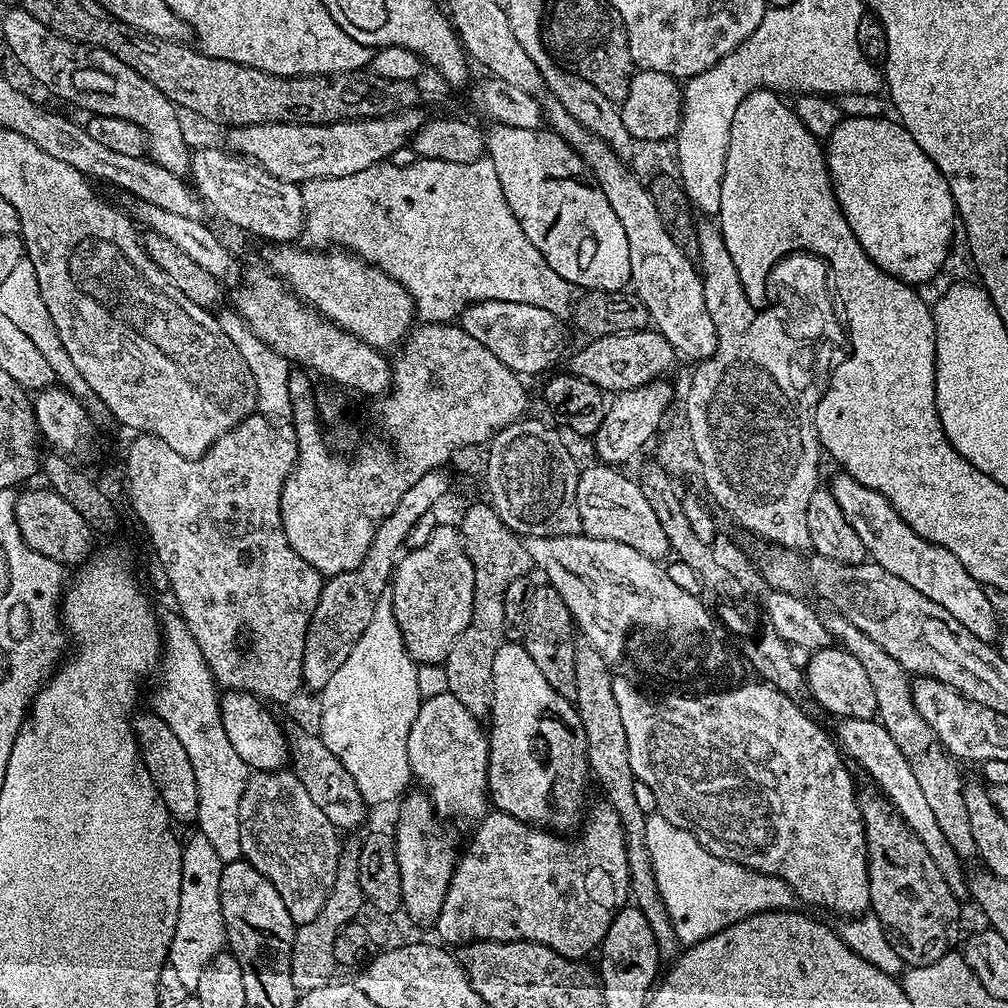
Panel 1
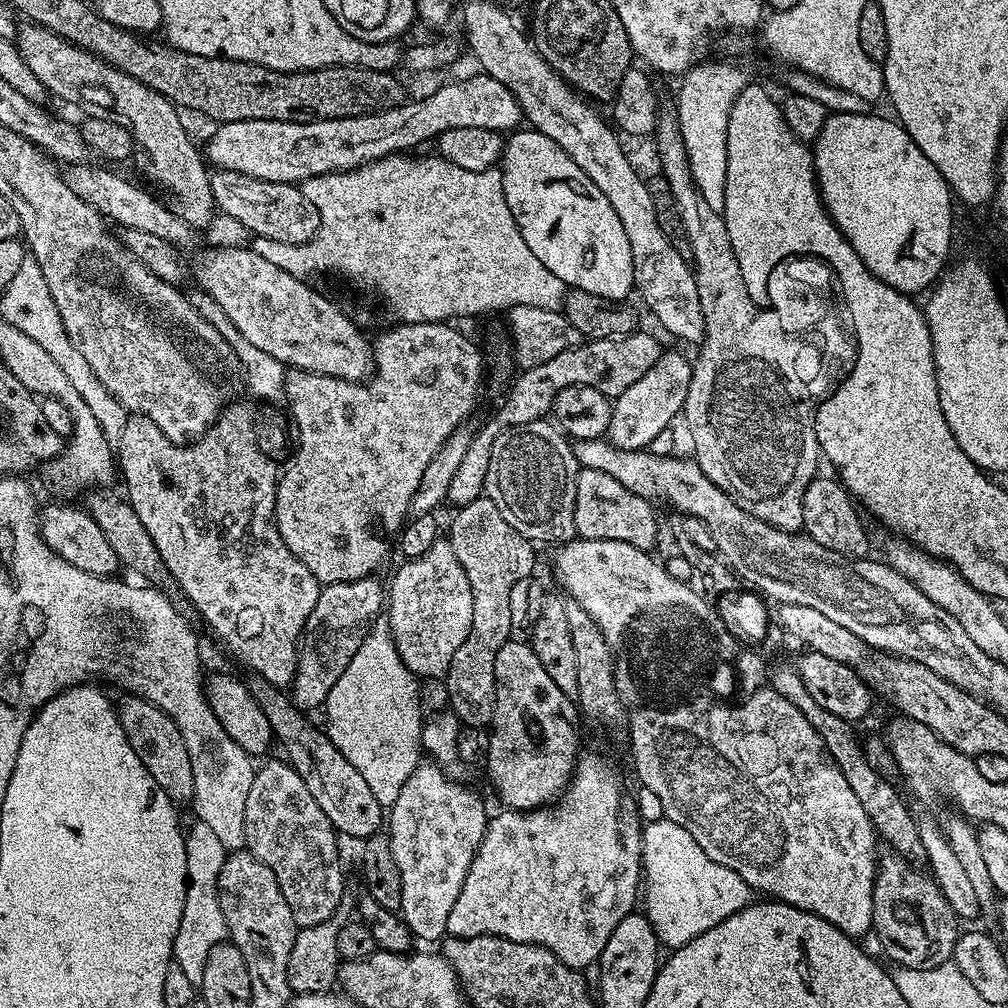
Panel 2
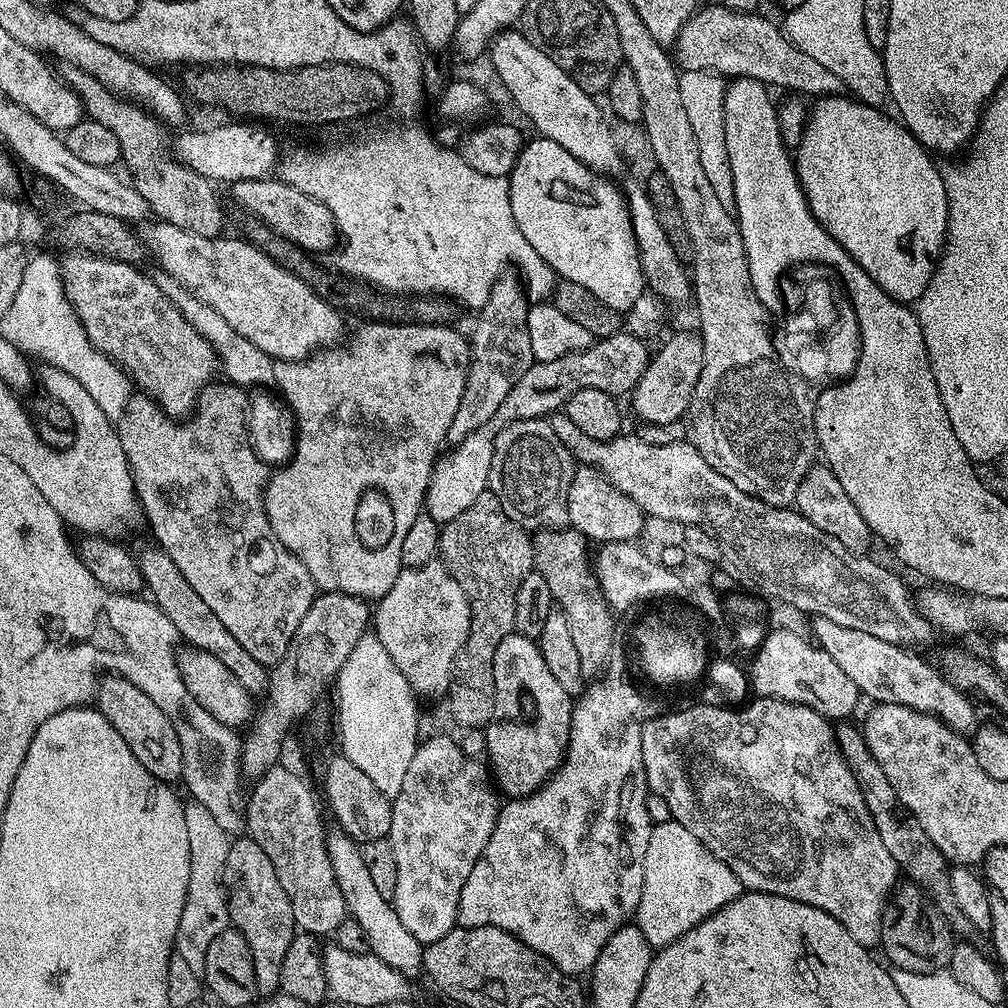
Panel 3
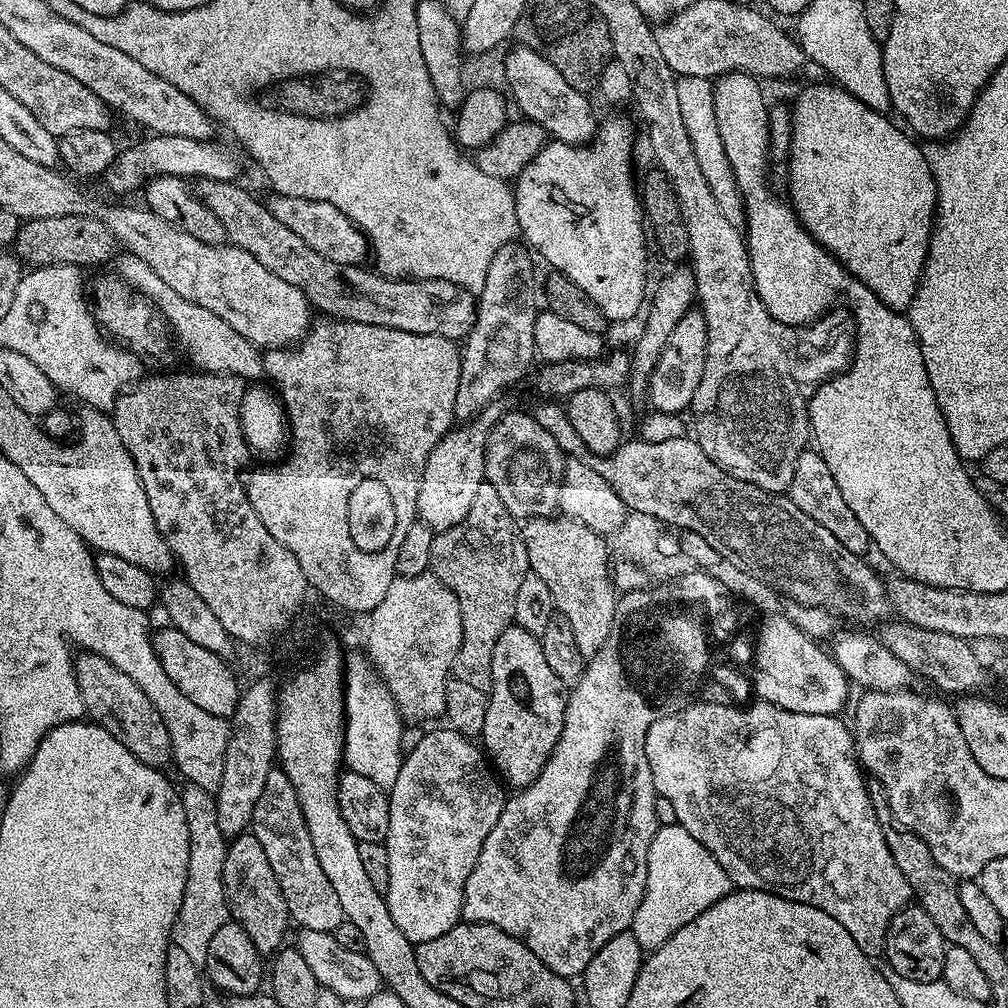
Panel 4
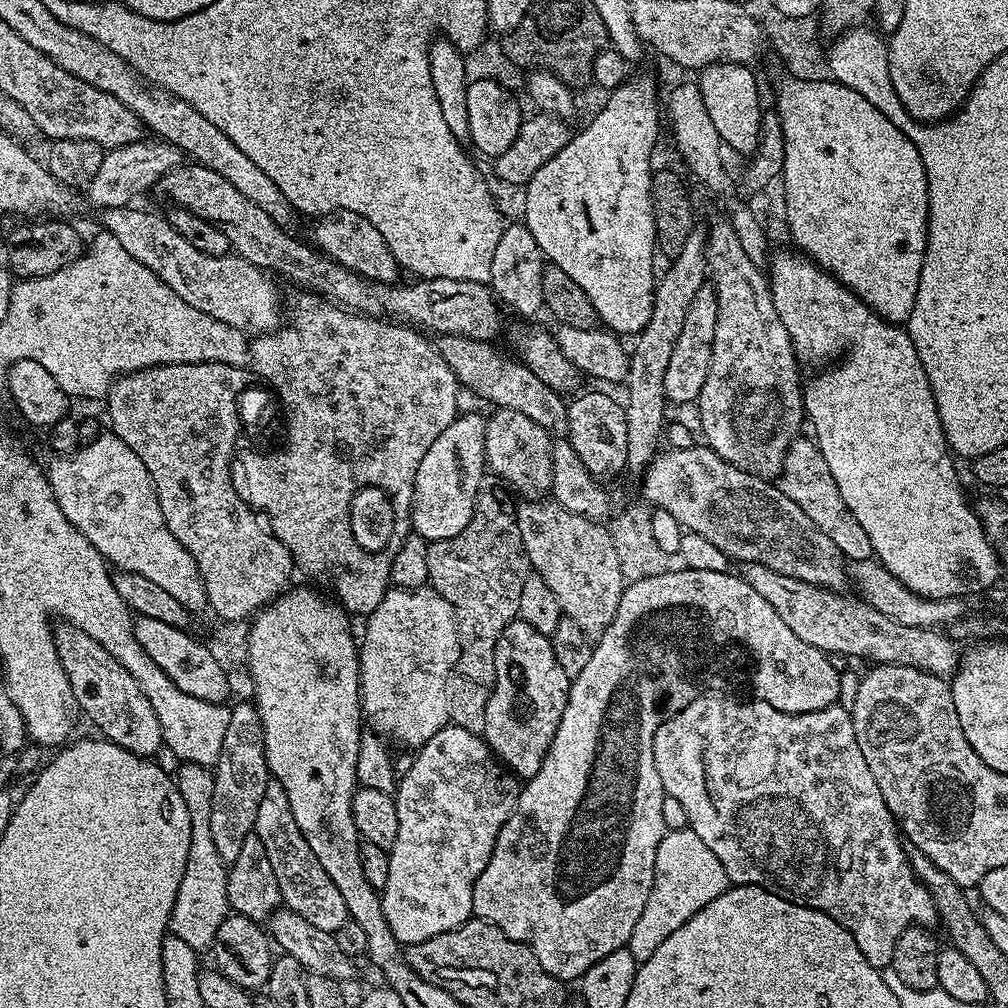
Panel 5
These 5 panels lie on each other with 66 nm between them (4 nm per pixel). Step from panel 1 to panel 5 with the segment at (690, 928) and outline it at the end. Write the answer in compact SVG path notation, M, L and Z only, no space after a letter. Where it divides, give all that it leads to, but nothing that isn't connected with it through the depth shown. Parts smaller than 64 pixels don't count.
M691 828L665 831L662 842L658 842L658 854L654 858L654 886L646 898L646 906L642 906L642 915L634 926L634 934L630 934L627 950L634 954L637 962L642 962L678 930L702 906L714 902L730 887L726 870L722 870L722 862L714 858L710 846L698 838Z

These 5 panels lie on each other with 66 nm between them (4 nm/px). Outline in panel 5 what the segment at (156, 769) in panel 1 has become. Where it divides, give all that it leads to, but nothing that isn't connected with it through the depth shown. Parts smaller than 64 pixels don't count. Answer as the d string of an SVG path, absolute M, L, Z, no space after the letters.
M71 622L57 623L54 639L62 670L66 670L70 690L76 699L76 707L96 723L100 731L97 733L135 756L155 757L155 752L161 751L164 739L158 726L158 714L154 714L154 706L150 706L130 670L126 670L126 666L122 666L122 662L118 662L118 658L114 658L114 654L110 654L102 642Z

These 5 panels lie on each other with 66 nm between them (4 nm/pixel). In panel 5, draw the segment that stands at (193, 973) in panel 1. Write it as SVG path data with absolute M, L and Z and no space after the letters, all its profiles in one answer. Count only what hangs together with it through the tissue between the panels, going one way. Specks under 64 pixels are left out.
M181 763L179 767L180 769L174 772L174 779L176 788L182 794L182 802L186 802L186 810L190 814L190 854L186 854L186 870L182 874L178 894L174 898L168 927L171 935L182 938L182 942L188 943L192 948L211 949L218 934L218 926L222 926L224 919L230 915L228 869L210 834L214 772L212 768L203 768L200 764Z

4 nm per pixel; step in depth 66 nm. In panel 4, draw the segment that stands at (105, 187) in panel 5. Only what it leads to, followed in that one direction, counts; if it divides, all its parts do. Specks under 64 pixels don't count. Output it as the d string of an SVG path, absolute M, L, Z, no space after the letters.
M178 134L145 135L145 140L137 142L133 148L128 148L117 155L114 163L103 174L103 183L108 183L112 192L132 192L143 189L153 176L178 176L181 178L201 178L203 180L237 179L240 170L240 160L228 148L216 144L215 139L195 140L194 138L178 138Z

